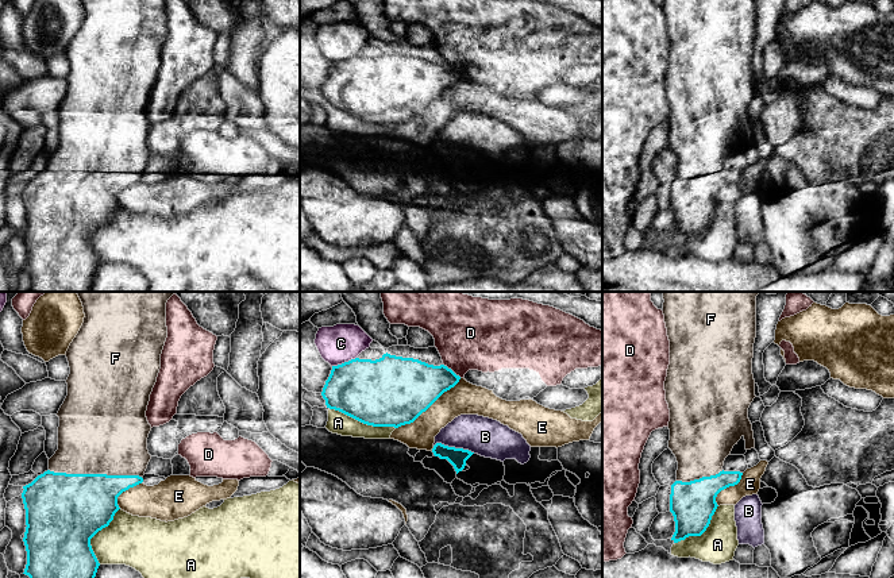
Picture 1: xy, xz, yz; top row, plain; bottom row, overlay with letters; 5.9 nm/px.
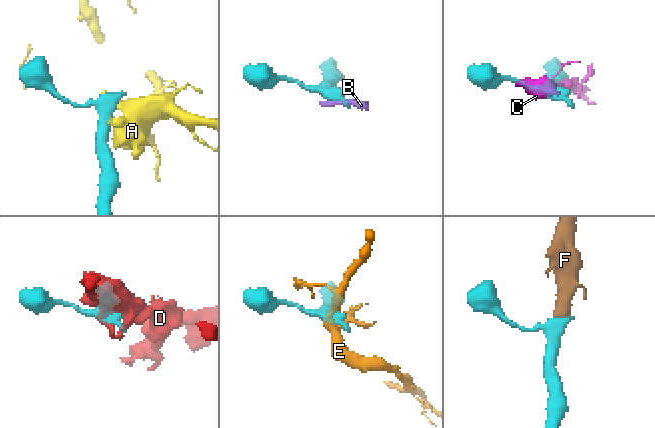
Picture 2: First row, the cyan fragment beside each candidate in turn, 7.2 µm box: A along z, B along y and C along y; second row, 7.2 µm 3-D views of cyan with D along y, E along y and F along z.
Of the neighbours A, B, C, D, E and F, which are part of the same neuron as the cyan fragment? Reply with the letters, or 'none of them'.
F

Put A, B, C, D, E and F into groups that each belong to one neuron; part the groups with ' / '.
A / B / C / D / E / F

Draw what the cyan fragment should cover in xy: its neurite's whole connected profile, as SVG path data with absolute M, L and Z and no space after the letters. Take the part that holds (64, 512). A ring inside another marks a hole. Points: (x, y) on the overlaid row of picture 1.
M77 292L84 307L84 323L70 343L66 358L70 374L68 396L57 416L58 450L49 459L49 470L23 486L26 509L26 575L30 578L95 578L100 566L90 539L108 527L120 509L117 497L143 482L151 455L147 438L151 425L146 411L161 369L167 338L166 303L176 292Z

